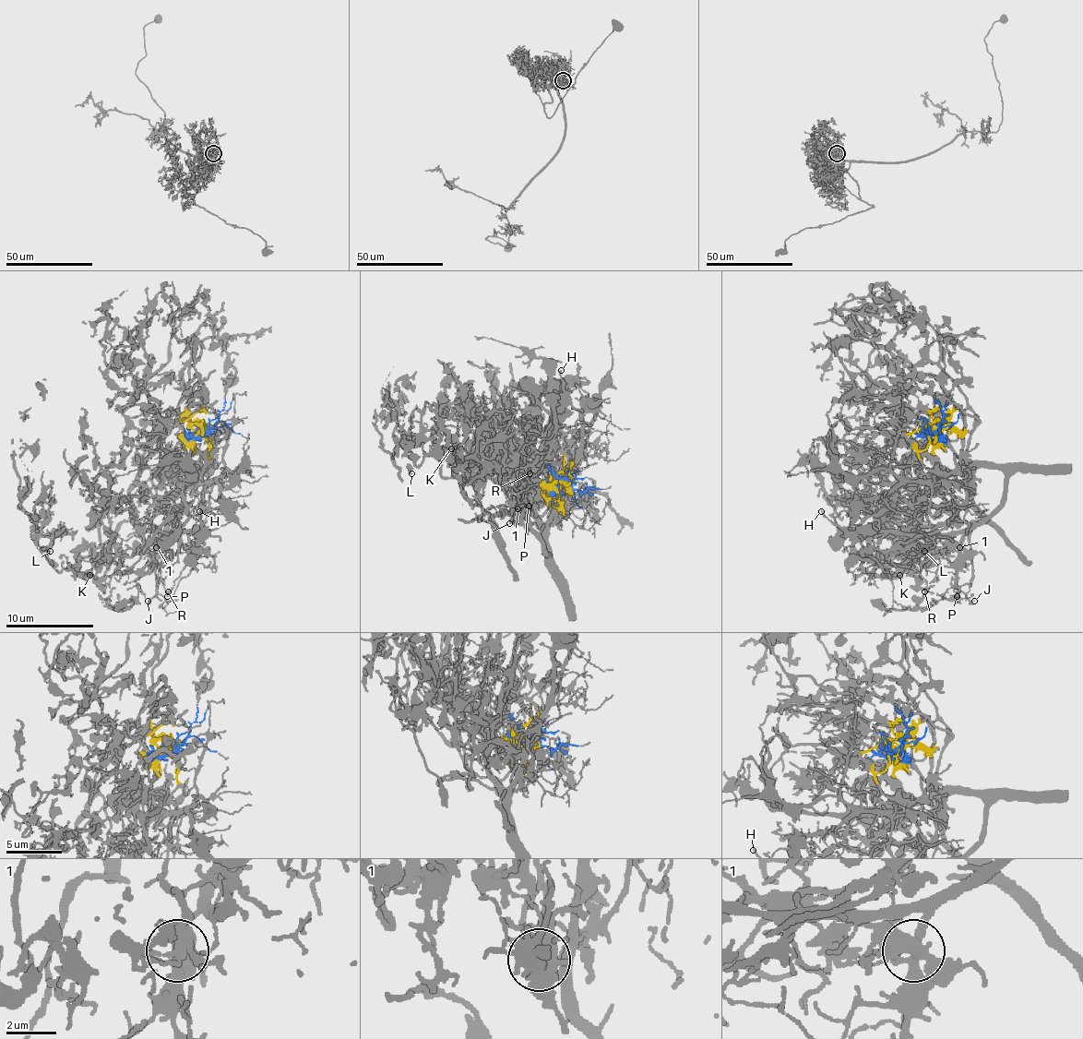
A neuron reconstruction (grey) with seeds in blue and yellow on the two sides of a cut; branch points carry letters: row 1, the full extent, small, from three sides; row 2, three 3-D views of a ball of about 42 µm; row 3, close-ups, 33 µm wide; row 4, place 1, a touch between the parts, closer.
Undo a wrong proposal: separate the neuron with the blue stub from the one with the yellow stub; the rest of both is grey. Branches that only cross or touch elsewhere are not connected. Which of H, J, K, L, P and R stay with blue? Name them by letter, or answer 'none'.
H, J, P, R

